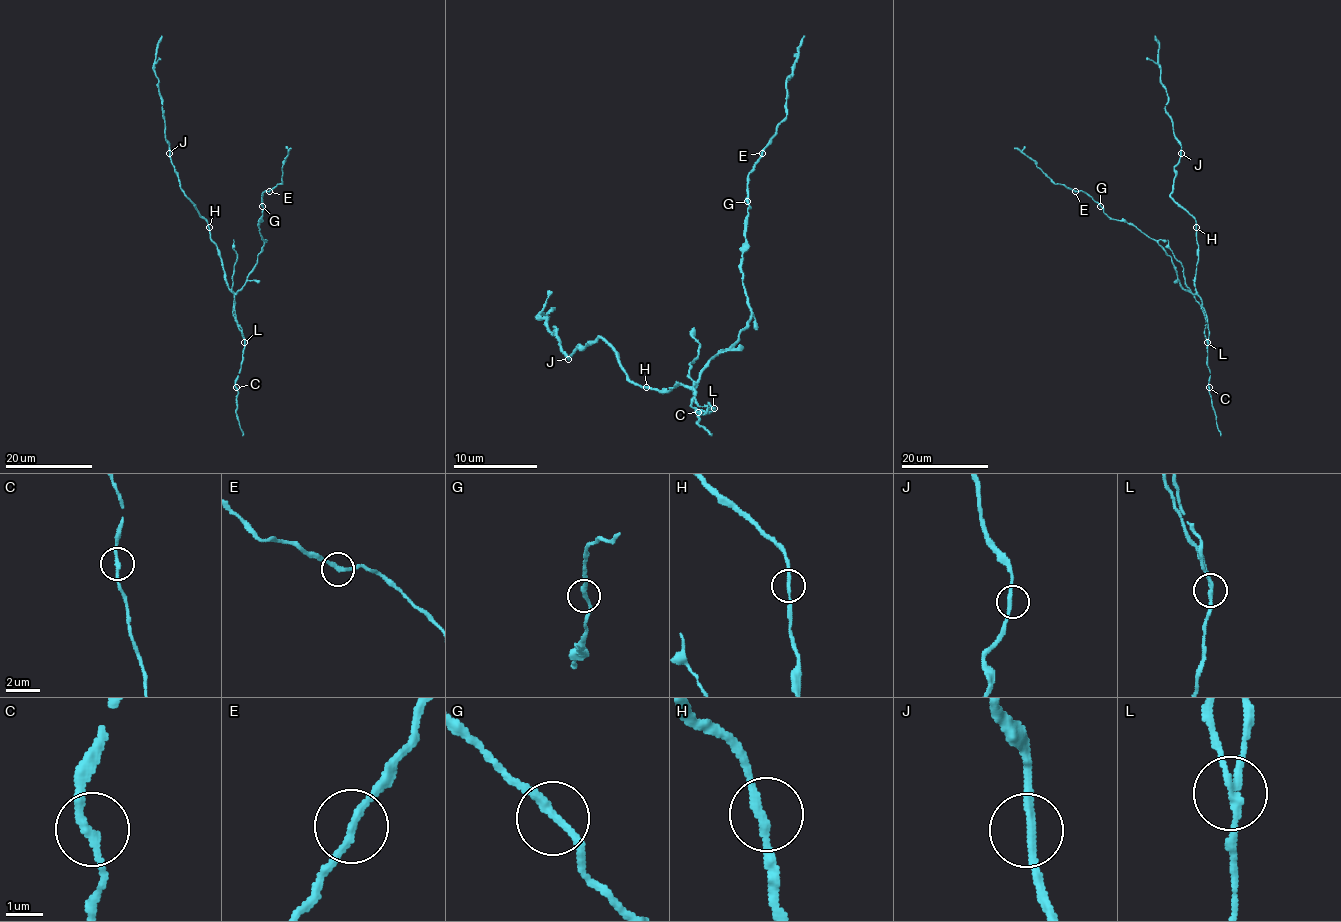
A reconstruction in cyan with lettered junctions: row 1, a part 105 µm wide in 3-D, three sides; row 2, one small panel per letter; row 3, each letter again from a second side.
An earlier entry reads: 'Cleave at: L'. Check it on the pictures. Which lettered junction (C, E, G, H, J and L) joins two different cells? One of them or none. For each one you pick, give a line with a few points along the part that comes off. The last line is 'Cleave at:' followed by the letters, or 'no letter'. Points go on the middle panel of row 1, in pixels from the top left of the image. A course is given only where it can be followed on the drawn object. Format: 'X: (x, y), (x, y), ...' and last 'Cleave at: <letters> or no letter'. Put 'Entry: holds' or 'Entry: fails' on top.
Entry: holds
L: (713, 408), (709, 403), (698, 406), (694, 399), (690, 370), (698, 353), (698, 342), (692, 332)
Cleave at: L

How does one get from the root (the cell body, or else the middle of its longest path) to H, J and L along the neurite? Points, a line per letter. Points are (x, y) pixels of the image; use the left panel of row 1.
H: (224, 277), (220, 251), (210, 238), (209, 227)
J: (224, 277), (220, 251), (210, 238), (208, 224), (181, 188), (169, 153)
L: (224, 277), (233, 294), (235, 321), (244, 342)

